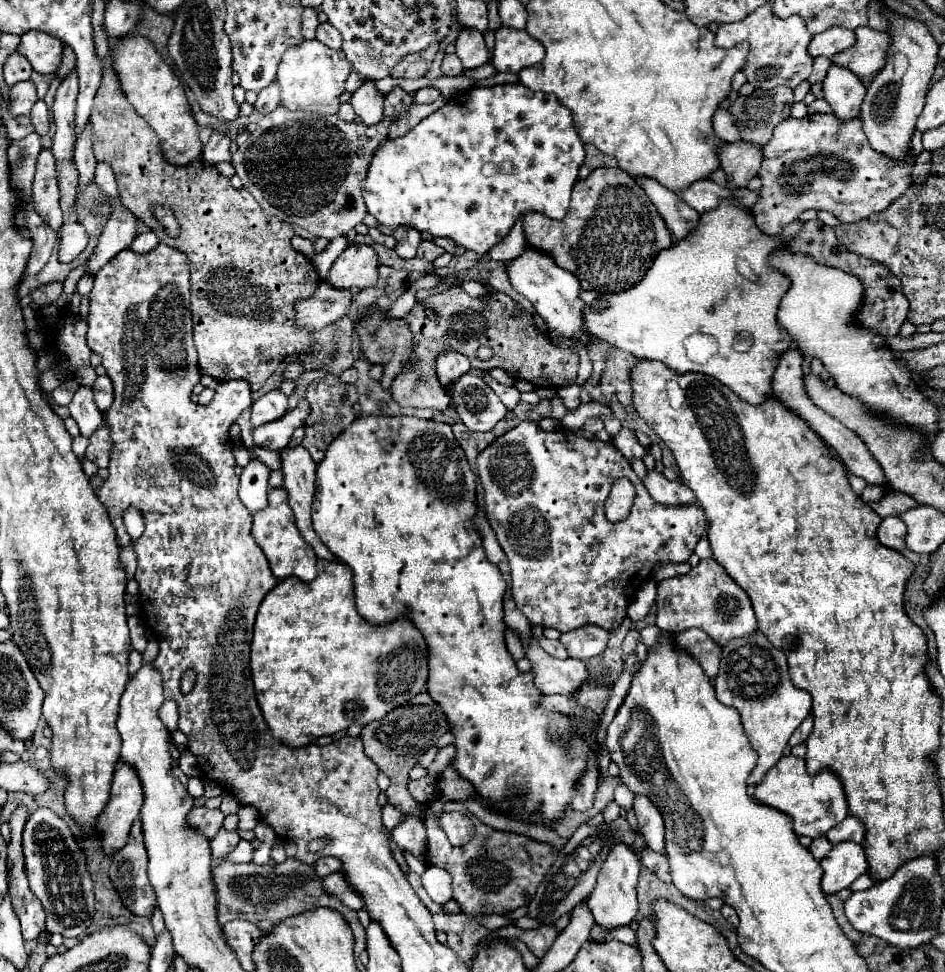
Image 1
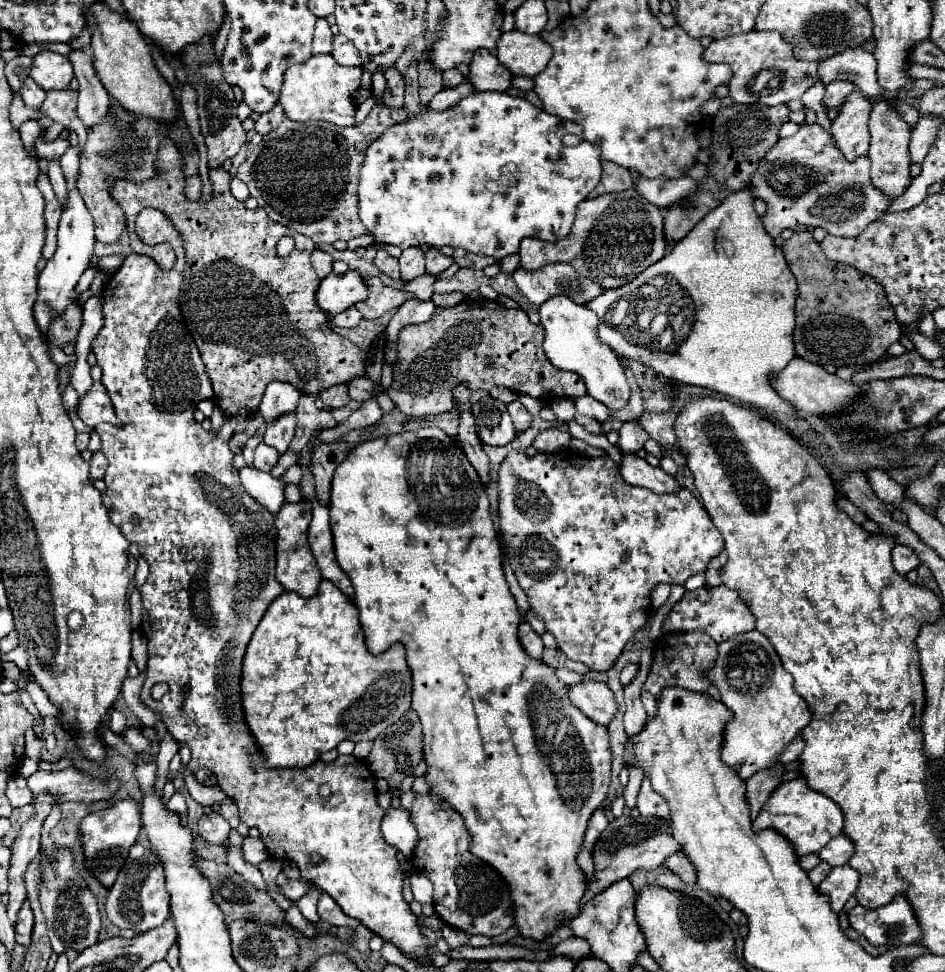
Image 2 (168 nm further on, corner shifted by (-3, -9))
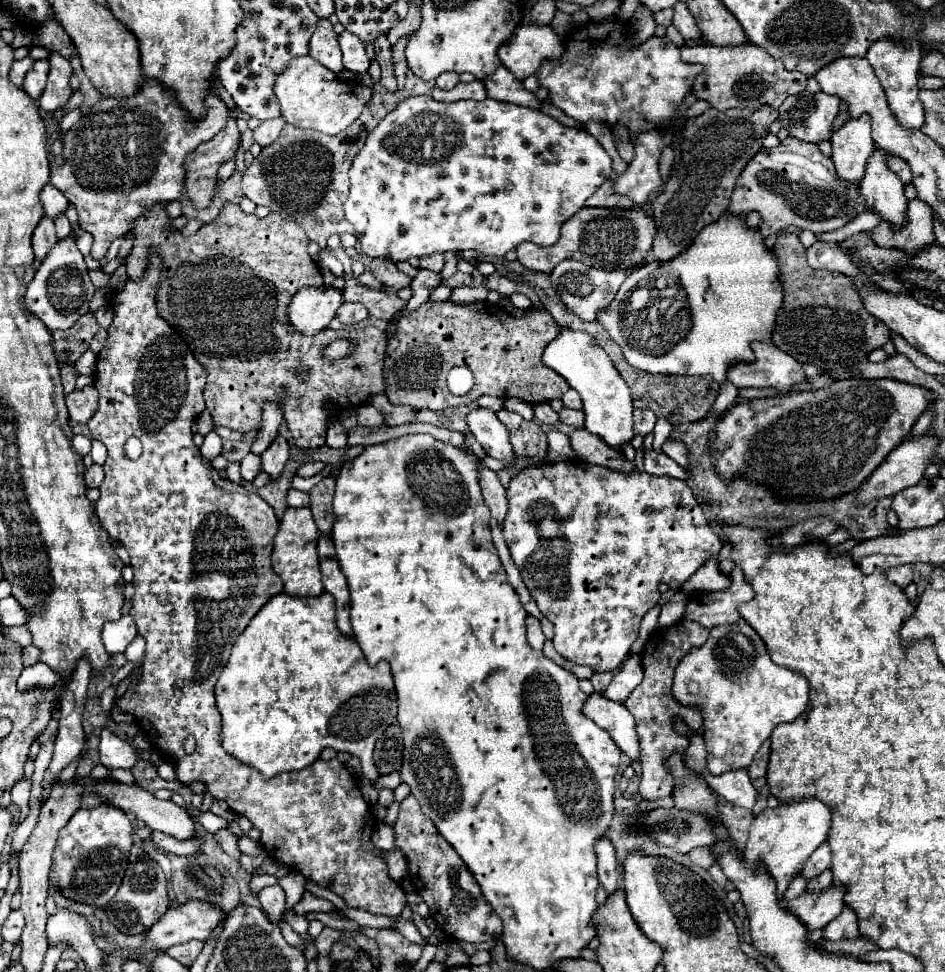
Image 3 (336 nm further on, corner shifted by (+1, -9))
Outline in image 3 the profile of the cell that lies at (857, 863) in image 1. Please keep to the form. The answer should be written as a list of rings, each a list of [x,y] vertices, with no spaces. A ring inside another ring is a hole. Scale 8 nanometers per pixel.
[[[830,886],[828,890],[820,894],[808,894],[790,900],[784,904],[788,912],[792,912],[806,928],[808,932],[816,928],[824,928],[828,922],[832,922],[844,908],[844,888]]]

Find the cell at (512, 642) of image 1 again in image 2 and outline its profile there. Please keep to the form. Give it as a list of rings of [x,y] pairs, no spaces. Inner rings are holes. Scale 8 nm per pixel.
[[[522,622],[520,628],[518,628],[518,640],[522,644],[522,648],[536,660],[542,660],[542,650],[544,650],[544,644],[540,640],[540,636],[536,636],[536,632],[532,632],[530,624],[528,622]]]

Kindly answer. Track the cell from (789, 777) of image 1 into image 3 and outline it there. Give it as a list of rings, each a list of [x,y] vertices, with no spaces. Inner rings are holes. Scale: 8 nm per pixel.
[[[802,800],[796,804],[780,804],[774,810],[764,810],[760,816],[754,818],[750,828],[750,838],[744,850],[746,864],[756,870],[762,864],[768,874],[776,880],[776,896],[778,900],[784,898],[784,892],[794,876],[798,876],[804,860],[822,844],[826,842],[830,830],[832,814],[828,806],[820,804],[818,800]]]

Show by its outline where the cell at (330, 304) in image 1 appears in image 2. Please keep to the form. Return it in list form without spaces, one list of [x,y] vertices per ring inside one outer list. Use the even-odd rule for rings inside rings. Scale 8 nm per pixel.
[[[354,306],[332,316],[332,324],[340,326],[340,328],[354,328],[354,326],[358,326],[360,320],[362,320],[362,316],[360,316],[360,312]]]

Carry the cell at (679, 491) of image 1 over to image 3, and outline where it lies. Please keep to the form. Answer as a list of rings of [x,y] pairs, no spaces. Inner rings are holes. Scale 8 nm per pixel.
[[[574,430],[570,432],[570,446],[574,448],[576,456],[588,464],[598,464],[598,466],[608,466],[612,470],[620,470],[620,472],[632,472],[634,470],[634,462],[624,460],[616,460],[616,452],[612,452],[612,448],[608,448],[608,444],[604,444],[598,436],[592,436],[588,430]]]

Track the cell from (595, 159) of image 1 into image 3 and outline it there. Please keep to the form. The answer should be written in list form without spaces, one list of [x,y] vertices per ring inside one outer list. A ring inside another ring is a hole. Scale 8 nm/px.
[[[612,180],[608,184],[602,184],[598,192],[586,200],[586,206],[588,208],[622,208],[622,210],[634,208],[632,200],[628,200],[626,196],[616,196],[616,192],[612,192]]]

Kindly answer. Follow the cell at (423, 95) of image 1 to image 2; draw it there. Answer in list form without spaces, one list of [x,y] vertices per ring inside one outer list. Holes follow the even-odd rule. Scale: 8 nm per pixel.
[[[464,82],[464,84],[460,84],[460,86],[456,86],[456,88],[444,88],[444,90],[440,90],[430,102],[428,102],[428,108],[432,108],[432,110],[446,110],[446,108],[450,108],[450,106],[454,106],[454,104],[458,104],[464,96],[468,96],[468,94],[472,94],[474,92],[474,88],[472,88],[472,84],[470,82]]]

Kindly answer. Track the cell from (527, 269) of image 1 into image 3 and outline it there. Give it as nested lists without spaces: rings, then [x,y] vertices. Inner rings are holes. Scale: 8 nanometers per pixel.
[[[562,328],[560,334],[546,346],[542,360],[548,368],[556,370],[570,384],[570,388],[580,394],[582,410],[586,416],[584,428],[600,436],[610,448],[616,448],[622,454],[624,444],[630,444],[634,438],[634,408],[628,386],[624,384],[624,380],[620,380],[620,374],[608,360],[608,354],[586,332]]]

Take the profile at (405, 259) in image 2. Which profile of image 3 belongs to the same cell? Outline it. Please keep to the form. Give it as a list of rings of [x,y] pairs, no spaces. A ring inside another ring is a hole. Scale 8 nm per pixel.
[[[420,270],[418,276],[416,276],[416,278],[412,280],[412,284],[410,284],[410,288],[412,288],[414,294],[412,294],[408,306],[404,308],[404,312],[412,312],[416,306],[424,304],[424,302],[430,298],[432,288],[436,288],[436,286],[440,286],[440,284],[442,284],[440,274],[428,272],[428,270]]]

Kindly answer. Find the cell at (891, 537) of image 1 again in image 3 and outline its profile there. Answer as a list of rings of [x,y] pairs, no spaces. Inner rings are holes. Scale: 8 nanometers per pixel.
[[[900,566],[900,568],[890,568],[888,572],[886,572],[886,576],[888,576],[888,580],[892,582],[892,584],[896,584],[896,586],[900,586],[902,590],[912,582],[912,568],[910,566]]]

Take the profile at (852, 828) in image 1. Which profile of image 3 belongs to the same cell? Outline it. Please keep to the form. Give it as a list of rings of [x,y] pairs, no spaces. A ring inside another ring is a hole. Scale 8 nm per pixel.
[[[826,842],[820,844],[820,846],[810,854],[810,858],[806,860],[806,864],[804,864],[800,876],[804,876],[806,880],[816,878],[818,874],[822,874],[824,870],[830,868],[830,858],[832,858],[832,852],[828,850],[828,844],[826,844]]]

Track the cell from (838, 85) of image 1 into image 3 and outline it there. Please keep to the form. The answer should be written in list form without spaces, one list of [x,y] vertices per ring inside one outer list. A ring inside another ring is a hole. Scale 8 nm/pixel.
[[[868,116],[846,122],[832,134],[832,162],[838,178],[850,184],[860,184],[866,172],[866,162],[874,150],[876,144],[870,136]]]

